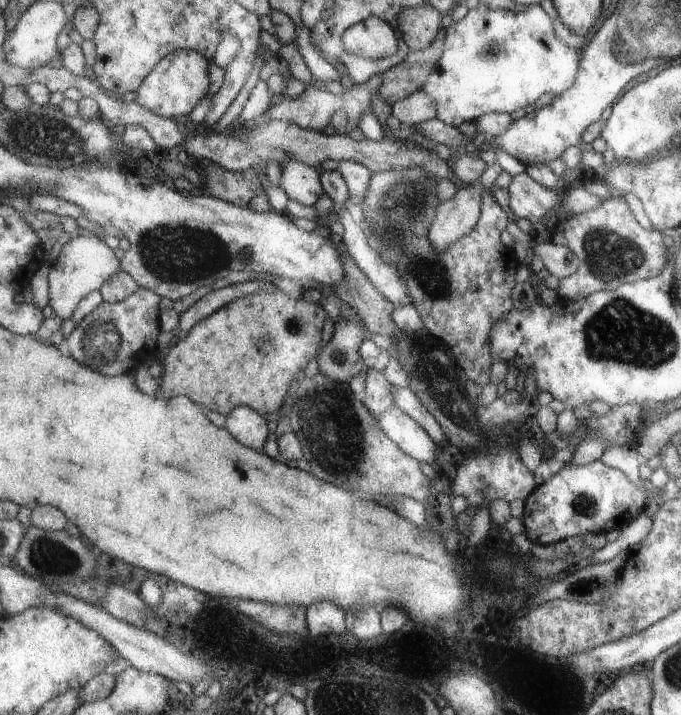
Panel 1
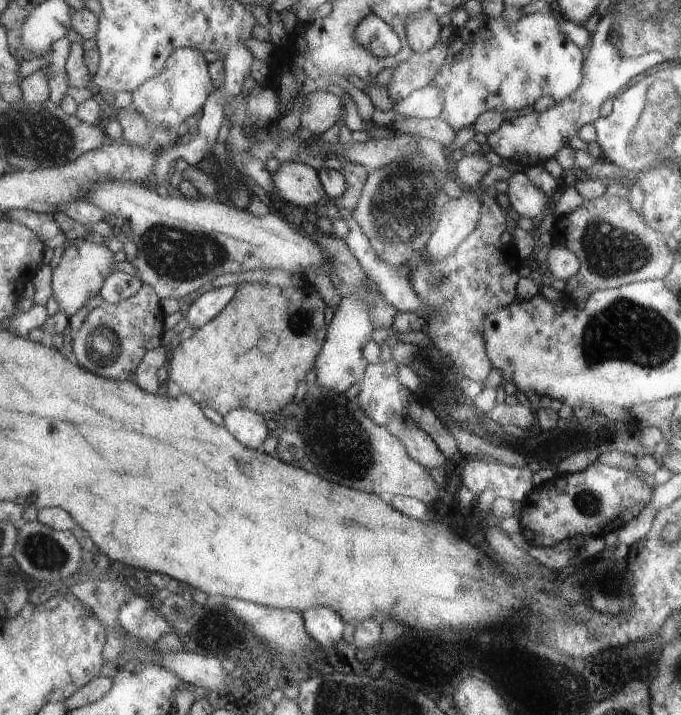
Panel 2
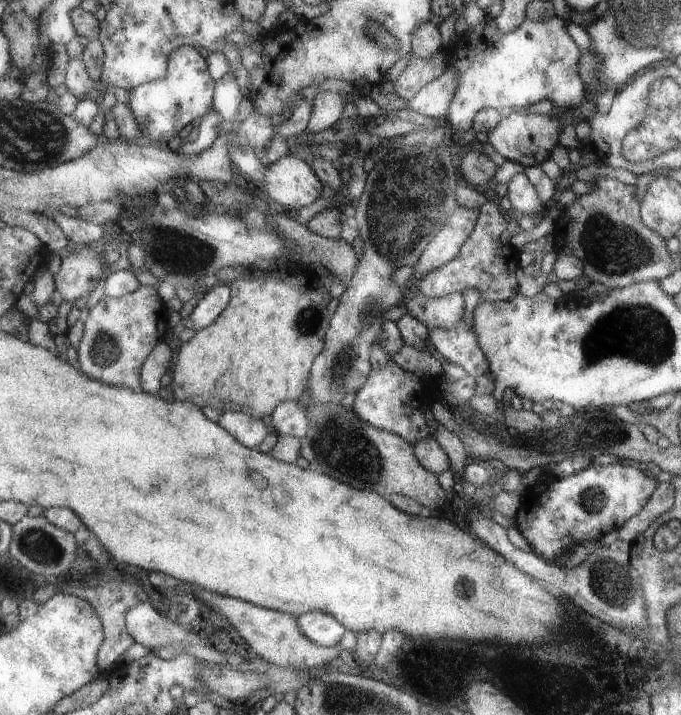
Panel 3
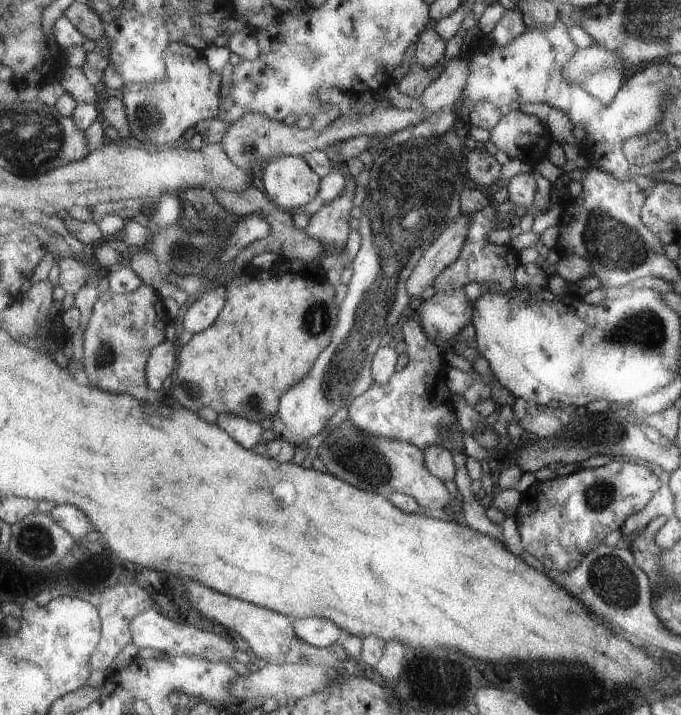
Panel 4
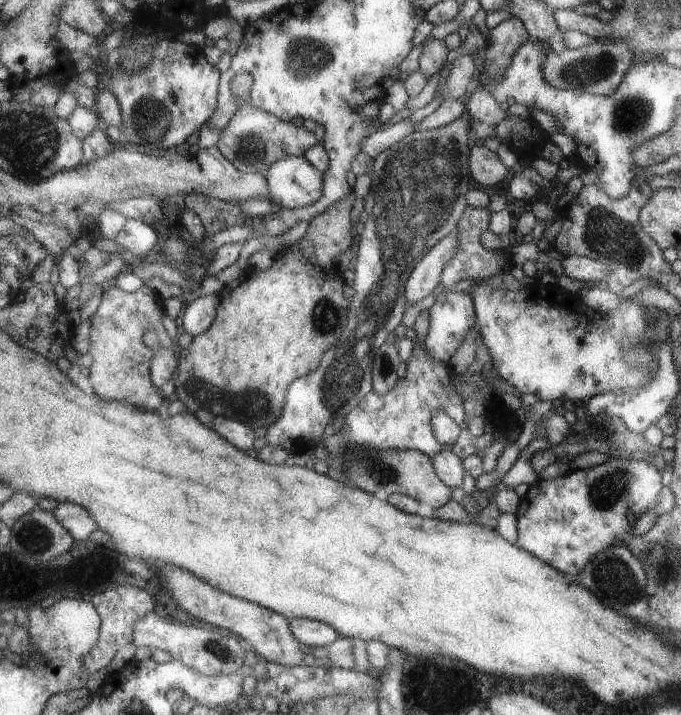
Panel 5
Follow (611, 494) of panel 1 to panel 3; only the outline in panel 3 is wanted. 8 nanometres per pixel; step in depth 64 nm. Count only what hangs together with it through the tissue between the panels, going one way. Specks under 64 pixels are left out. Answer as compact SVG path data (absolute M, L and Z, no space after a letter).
M621 460L609 466L587 466L567 478L551 476L543 482L535 482L527 490L521 510L515 516L515 526L529 542L531 554L551 566L561 568L559 558L565 548L571 546L573 538L597 540L601 534L621 528L627 518L645 508L657 486L659 482L655 476L647 474L637 464L625 464Z

